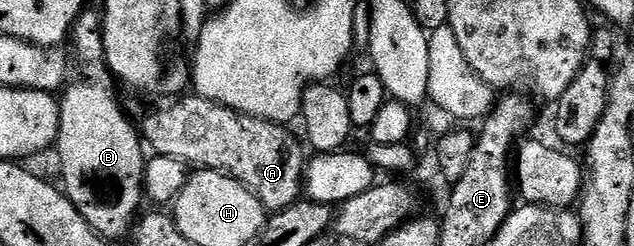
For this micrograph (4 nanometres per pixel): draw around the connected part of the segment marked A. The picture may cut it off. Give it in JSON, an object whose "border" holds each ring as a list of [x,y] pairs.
{"border":[[[186,94],[175,99],[167,108],[154,112],[143,124],[140,132],[145,143],[155,149],[157,155],[176,159],[182,164],[193,166],[207,172],[223,172],[234,180],[240,181],[251,194],[262,203],[267,213],[282,212],[285,208],[298,203],[304,192],[304,177],[308,156],[303,141],[298,140],[283,125],[273,124],[271,120],[260,120],[255,116],[246,116],[242,112],[234,112],[197,94]]]}

